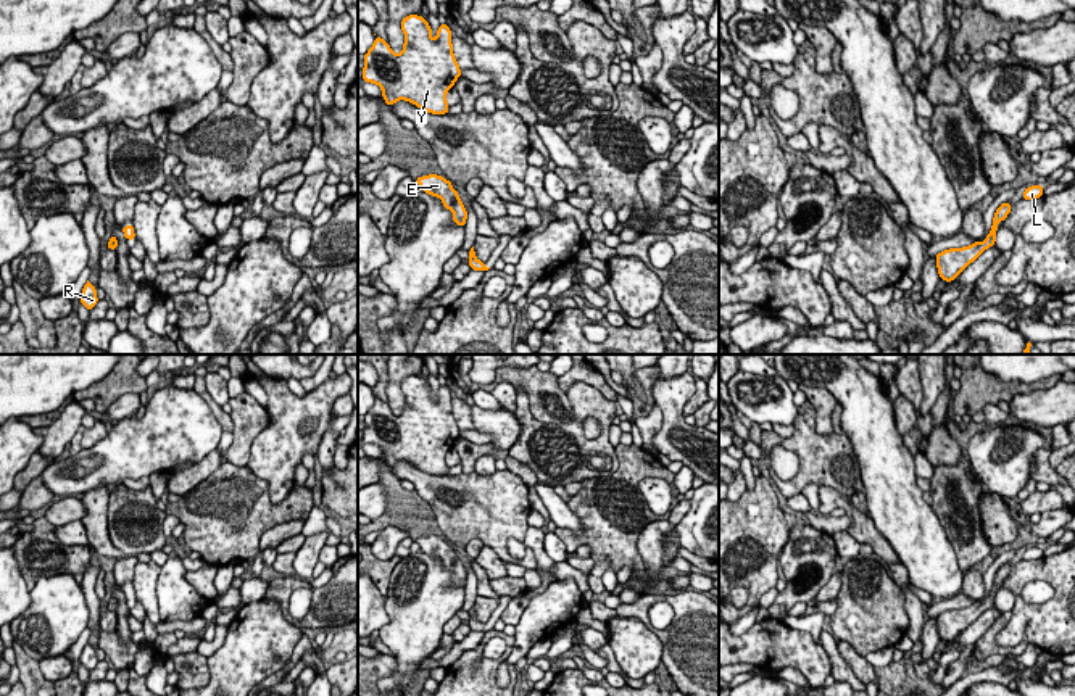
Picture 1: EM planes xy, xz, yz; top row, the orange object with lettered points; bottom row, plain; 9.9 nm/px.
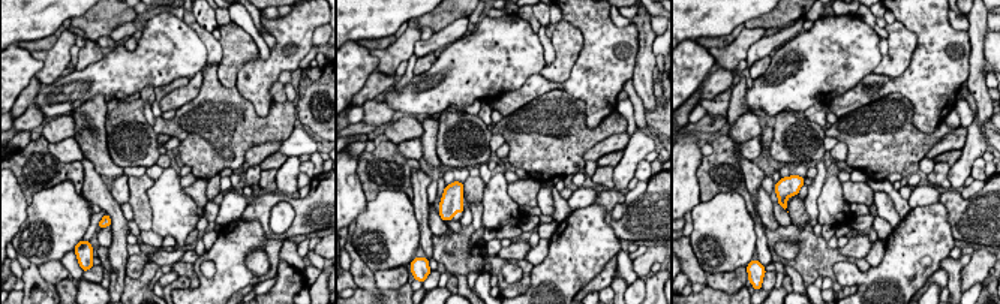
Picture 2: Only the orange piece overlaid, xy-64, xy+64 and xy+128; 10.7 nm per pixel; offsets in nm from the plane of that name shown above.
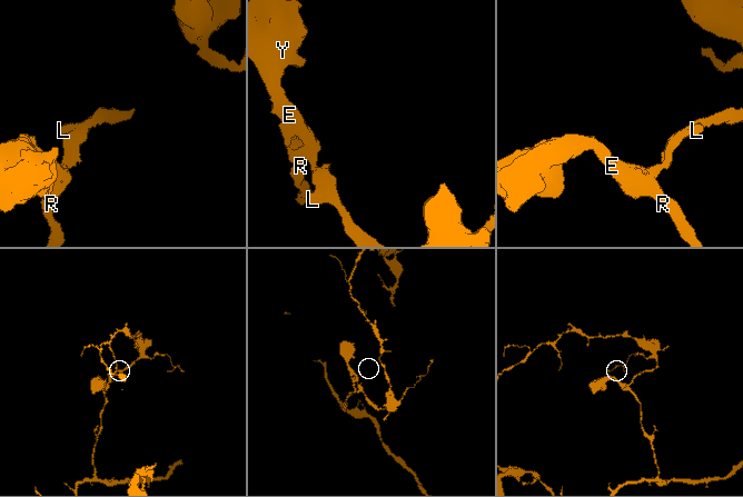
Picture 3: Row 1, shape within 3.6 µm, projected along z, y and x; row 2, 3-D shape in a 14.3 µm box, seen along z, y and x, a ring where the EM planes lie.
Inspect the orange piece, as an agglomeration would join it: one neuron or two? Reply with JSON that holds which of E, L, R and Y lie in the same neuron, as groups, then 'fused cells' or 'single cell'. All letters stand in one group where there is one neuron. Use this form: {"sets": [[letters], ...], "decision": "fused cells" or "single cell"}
{"sets": [["E", "L", "R", "Y"]], "decision": "single cell"}

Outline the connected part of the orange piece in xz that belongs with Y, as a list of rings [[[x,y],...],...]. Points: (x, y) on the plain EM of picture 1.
[[[409,375],[401,380],[401,392],[406,400],[400,416],[376,396],[364,416],[363,441],[377,445],[388,467],[406,461],[422,472],[446,475],[446,453],[461,437],[448,385],[440,385],[434,401],[430,385],[422,377]]]

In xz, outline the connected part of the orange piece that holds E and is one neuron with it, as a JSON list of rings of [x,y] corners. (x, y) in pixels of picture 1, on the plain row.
[[[430,535],[414,540],[414,543],[417,543],[421,546],[421,551],[425,554],[440,559],[443,562],[443,567],[453,572],[453,582],[458,586],[466,586],[467,572],[459,561],[458,553],[451,548],[450,541],[442,536]]]

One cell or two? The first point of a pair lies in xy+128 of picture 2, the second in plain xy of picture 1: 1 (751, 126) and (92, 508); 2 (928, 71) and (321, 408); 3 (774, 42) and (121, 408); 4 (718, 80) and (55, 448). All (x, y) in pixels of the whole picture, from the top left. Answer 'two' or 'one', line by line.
1: two
2: one
3: one
4: two

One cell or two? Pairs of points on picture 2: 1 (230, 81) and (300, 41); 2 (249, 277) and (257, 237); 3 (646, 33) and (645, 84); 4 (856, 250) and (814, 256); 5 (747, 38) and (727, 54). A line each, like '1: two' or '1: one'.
1: two
2: one
3: one
4: two
5: one

